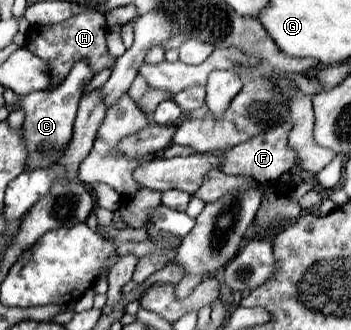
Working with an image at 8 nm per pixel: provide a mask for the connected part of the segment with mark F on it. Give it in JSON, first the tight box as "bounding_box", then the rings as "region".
{"bounding_box":[220,121,298,185],"region":[[[282,121],[282,123],[276,123],[274,127],[262,131],[260,135],[252,137],[250,141],[244,141],[244,143],[228,149],[224,153],[224,165],[220,165],[220,169],[226,175],[246,175],[246,177],[252,177],[252,179],[256,179],[262,185],[276,183],[278,177],[282,173],[286,173],[286,171],[292,171],[292,167],[298,161],[298,155],[288,145],[288,131],[290,129],[292,129],[292,123],[290,121]]]}

